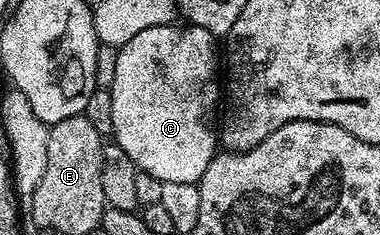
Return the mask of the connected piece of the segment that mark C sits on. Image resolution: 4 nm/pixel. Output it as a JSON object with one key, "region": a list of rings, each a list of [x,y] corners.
{"region":[[[188,23],[147,27],[147,31],[139,31],[139,35],[135,35],[135,39],[131,39],[127,44],[118,48],[115,59],[115,79],[108,87],[111,95],[111,123],[113,124],[111,137],[116,145],[123,147],[123,151],[127,151],[127,155],[137,164],[140,172],[155,175],[155,179],[167,183],[191,183],[195,185],[200,182],[203,171],[207,171],[211,159],[219,152],[219,129],[215,122],[219,117],[219,102],[223,97],[223,85],[222,82],[221,85],[217,82],[217,61],[219,65],[218,38],[213,37],[211,31],[203,31],[203,27],[195,27]]]}

